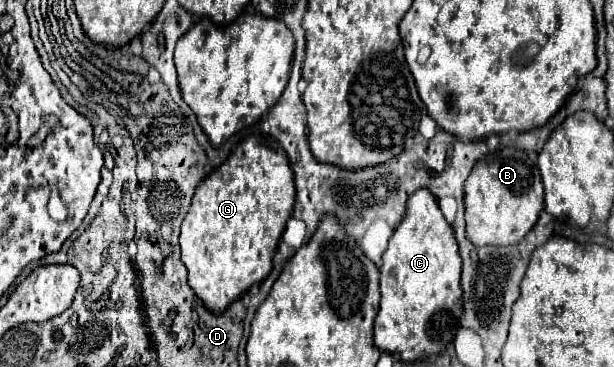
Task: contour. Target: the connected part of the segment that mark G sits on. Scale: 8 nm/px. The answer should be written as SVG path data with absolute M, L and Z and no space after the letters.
M265 135L263 137L247 137L229 157L227 161L209 173L195 189L191 209L181 225L181 261L189 273L189 285L197 293L197 297L211 311L223 311L229 303L239 299L249 291L251 285L261 283L271 271L273 251L281 239L287 219L291 217L295 201L295 185L293 171L289 167L289 159L283 147Z

